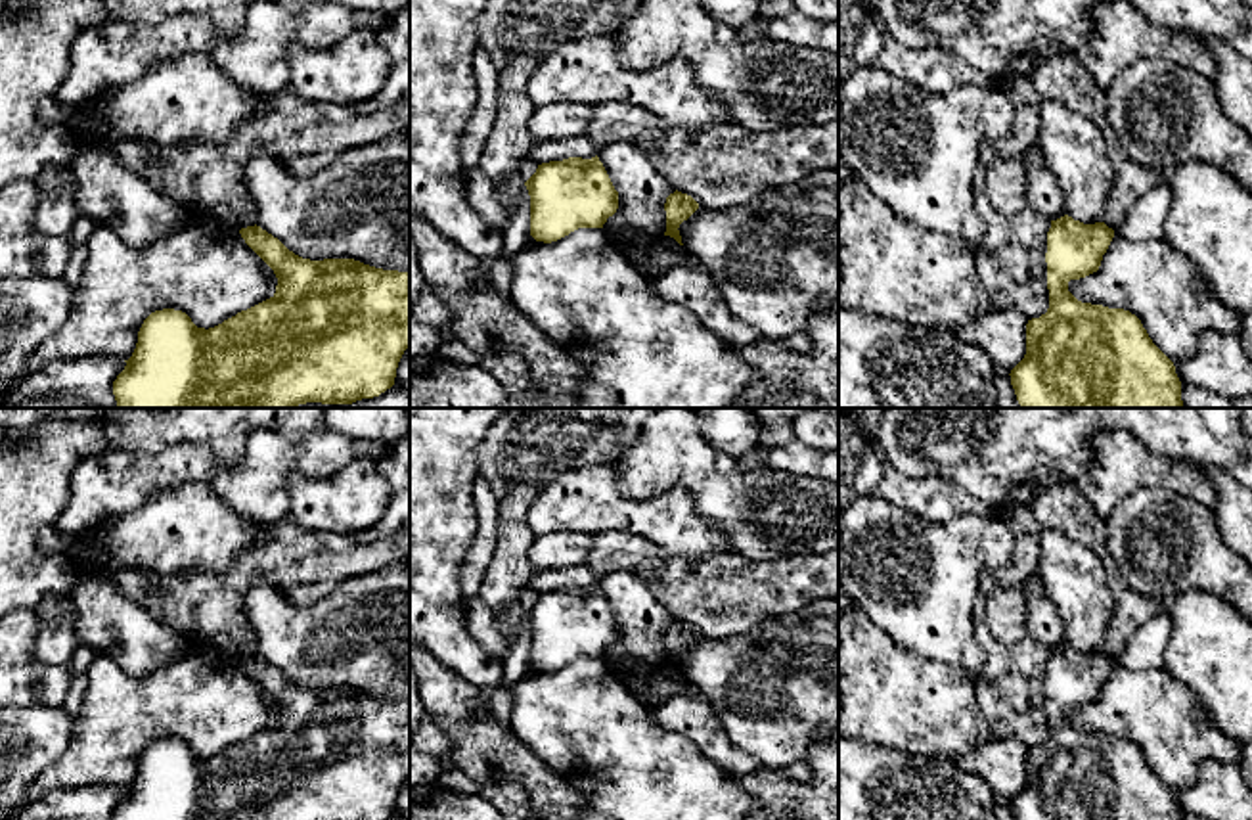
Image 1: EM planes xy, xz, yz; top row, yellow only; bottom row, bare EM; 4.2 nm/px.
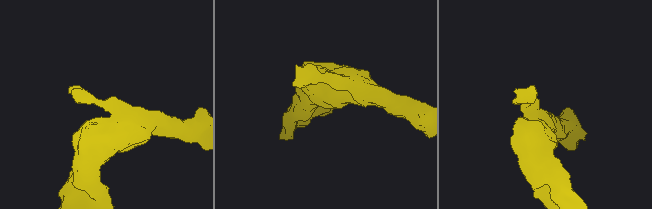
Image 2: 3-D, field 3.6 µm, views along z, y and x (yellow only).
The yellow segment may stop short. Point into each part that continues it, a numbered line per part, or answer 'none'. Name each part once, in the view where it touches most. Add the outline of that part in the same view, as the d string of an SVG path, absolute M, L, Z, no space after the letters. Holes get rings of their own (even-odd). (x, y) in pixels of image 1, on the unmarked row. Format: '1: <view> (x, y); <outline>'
none

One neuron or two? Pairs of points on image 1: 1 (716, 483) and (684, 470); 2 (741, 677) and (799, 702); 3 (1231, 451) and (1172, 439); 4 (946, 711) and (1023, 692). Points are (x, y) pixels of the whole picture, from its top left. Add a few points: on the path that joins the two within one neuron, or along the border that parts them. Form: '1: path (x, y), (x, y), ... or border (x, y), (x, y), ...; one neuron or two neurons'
1: path (709, 476), (703, 470), (692, 470); one neuron
2: path (755, 681), (770, 688), (785, 688); one neuron
3: path (1216, 439), (1187, 439); one neuron
4: border (975, 683), (975, 700), (992, 736); two neurons

